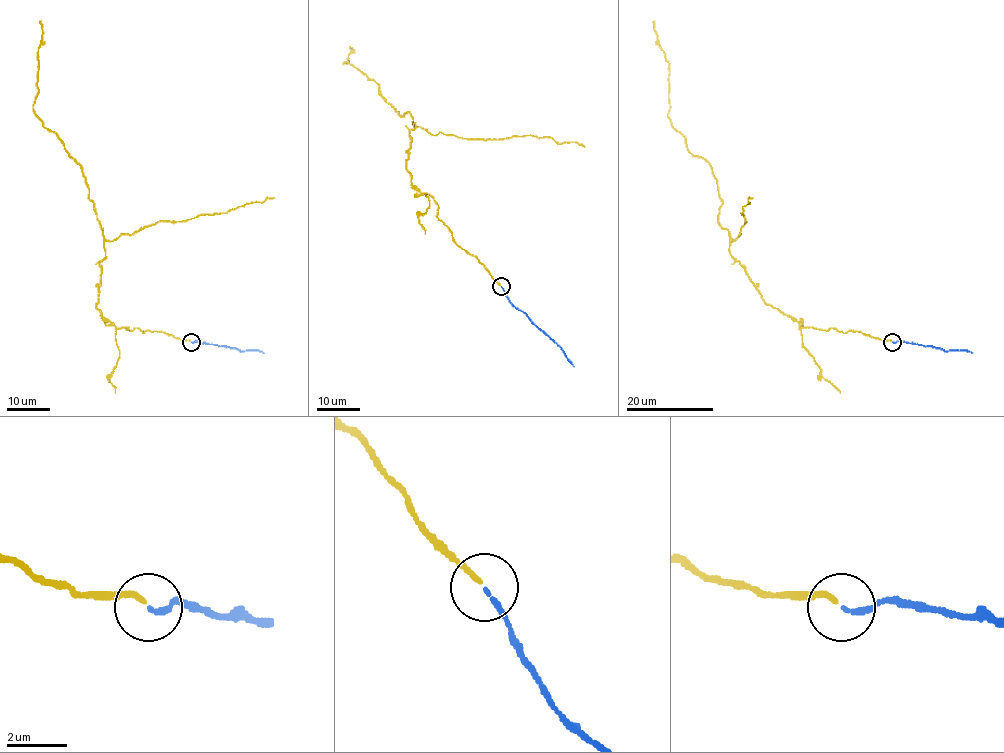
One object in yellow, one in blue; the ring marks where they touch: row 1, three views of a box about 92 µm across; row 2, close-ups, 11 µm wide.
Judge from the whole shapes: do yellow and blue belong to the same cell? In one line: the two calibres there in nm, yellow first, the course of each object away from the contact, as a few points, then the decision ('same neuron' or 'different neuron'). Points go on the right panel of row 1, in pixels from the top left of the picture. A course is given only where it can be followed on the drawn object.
150 nm thick on the yellow side, 140 nm on the other; yellow runs (891, 341), (800, 328), (768, 305), (730, 254), (712, 167), (688, 150), (667, 114), (670, 67), (653, 21); blue runs (892, 342), (972, 353); same neuron

